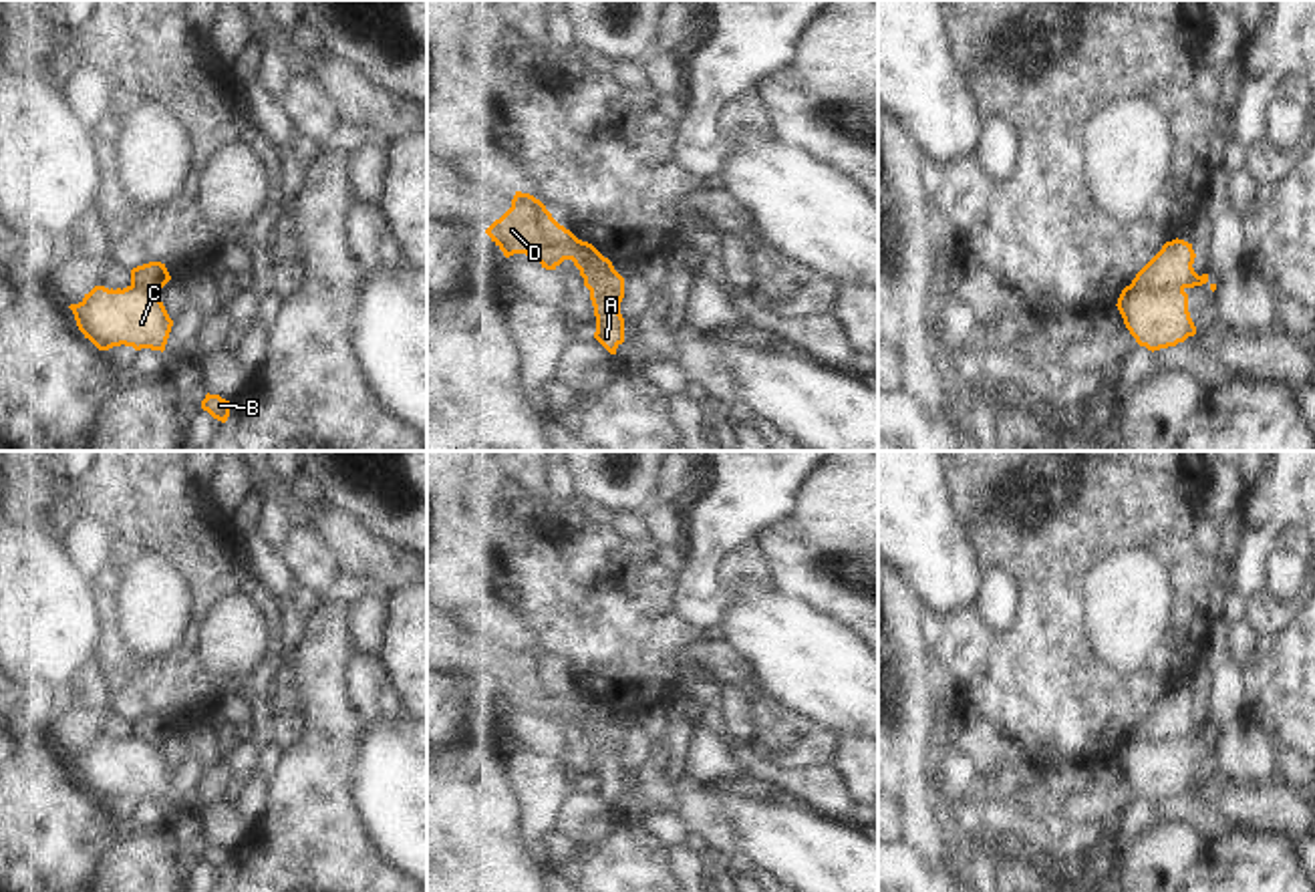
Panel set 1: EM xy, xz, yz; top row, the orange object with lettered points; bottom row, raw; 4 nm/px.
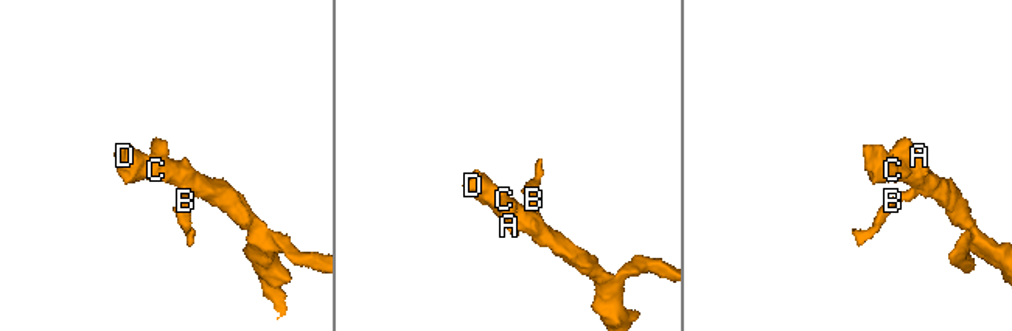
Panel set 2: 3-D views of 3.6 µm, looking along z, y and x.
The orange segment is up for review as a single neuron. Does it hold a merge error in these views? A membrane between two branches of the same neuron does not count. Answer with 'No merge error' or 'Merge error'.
Merge error.

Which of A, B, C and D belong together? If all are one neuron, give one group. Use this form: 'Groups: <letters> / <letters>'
Groups: A / B C D.

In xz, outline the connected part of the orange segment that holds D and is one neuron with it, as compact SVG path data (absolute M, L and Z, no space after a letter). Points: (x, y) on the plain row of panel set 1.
M516 642L512 658L485 685L505 709L526 705L546 721L556 721L564 711L572 711L584 727L600 707L592 695L560 677L540 650L522 642Z

